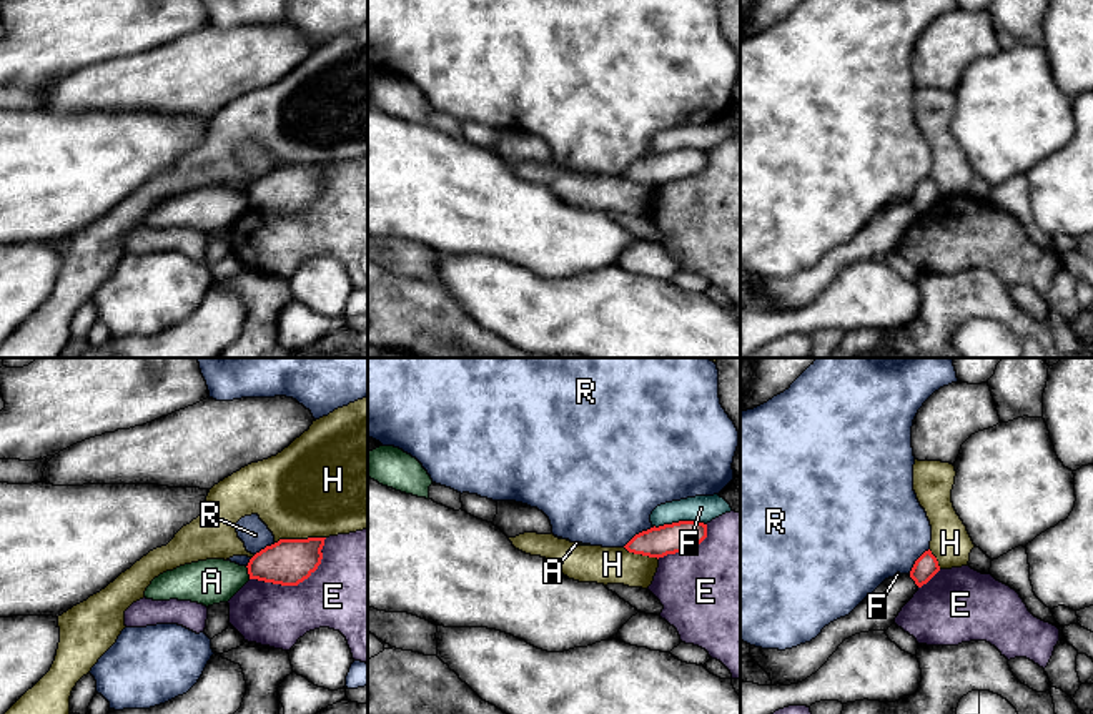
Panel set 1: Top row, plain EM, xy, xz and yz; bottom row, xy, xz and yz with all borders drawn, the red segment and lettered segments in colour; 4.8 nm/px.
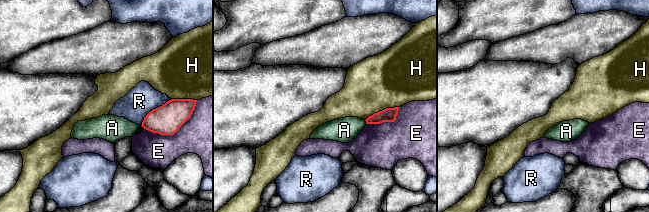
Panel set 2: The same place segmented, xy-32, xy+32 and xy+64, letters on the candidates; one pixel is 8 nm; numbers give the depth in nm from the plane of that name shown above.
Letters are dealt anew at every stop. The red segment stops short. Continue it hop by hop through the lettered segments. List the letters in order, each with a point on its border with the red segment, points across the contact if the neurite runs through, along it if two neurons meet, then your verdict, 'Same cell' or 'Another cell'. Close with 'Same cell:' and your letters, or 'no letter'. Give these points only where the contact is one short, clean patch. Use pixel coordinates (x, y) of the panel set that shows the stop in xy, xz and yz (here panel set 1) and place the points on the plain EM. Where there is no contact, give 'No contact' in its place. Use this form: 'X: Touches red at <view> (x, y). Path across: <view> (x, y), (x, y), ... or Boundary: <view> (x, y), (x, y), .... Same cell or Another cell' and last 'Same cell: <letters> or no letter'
A: Touches red at xy (248, 200). Boundary: xy (245, 193), (250, 205). Another cell
E: Touches red at xy (298, 210). Another cell
F: Touches red at xz (679, 148). Another cell
H: Touches red at xy (300, 167). Another cell
R: Touches red at xz (639, 160). Another cell
Same cell: no letter

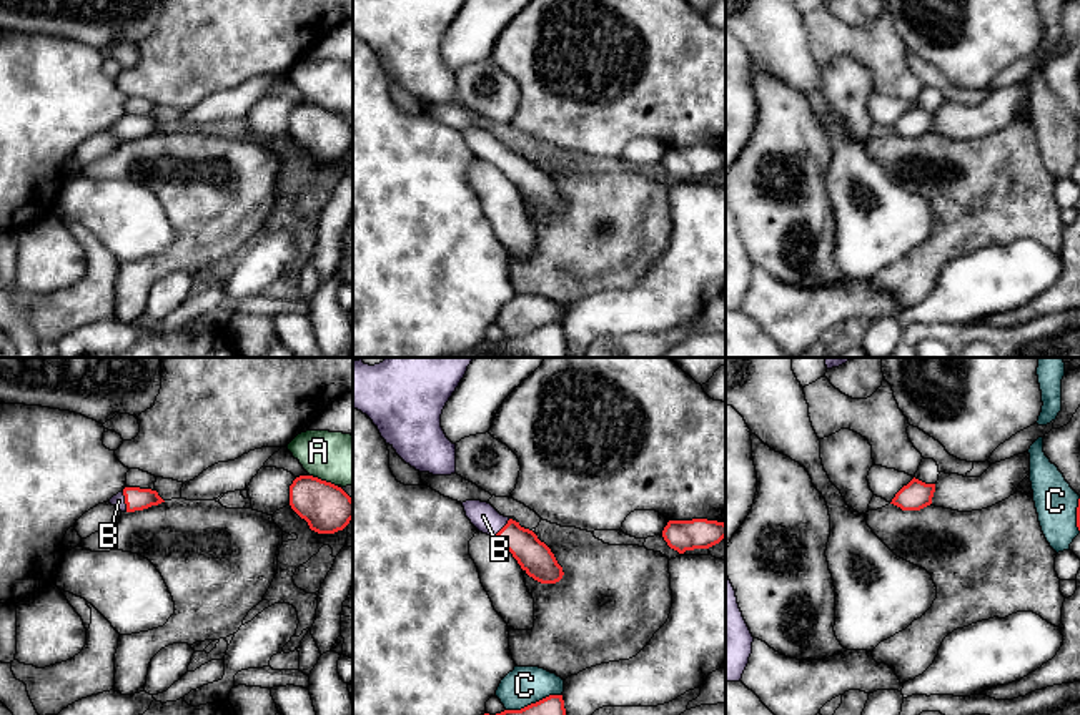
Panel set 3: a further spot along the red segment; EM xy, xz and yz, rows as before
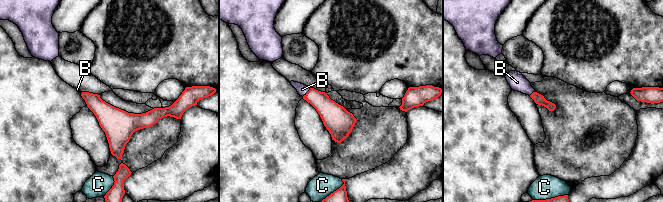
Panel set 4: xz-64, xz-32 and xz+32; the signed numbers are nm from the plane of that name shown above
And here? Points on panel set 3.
A: Touches red at xy (323, 108). Boundary: xy (310, 102), (336, 113). Another cell
B: Touches red at xy (125, 128). Path across: xy (137, 127), (125, 128), (118, 128). Same cell
C: Touches red at xz (533, 331). Boundary: xz (561, 321), (551, 321), (520, 336), (506, 338). Another cell
Same cell: B

